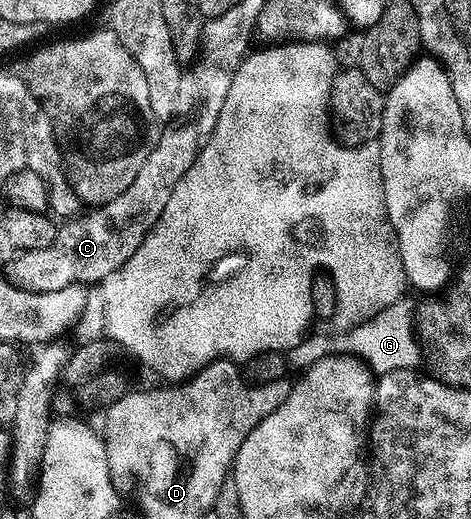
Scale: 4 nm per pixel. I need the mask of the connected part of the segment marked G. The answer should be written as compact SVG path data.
M404 297L353 330L335 333L335 336L323 333L307 335L296 347L286 352L287 366L292 372L301 373L326 356L348 354L363 361L377 375L414 370L422 360L422 350L414 327L416 313L417 303L410 297Z

